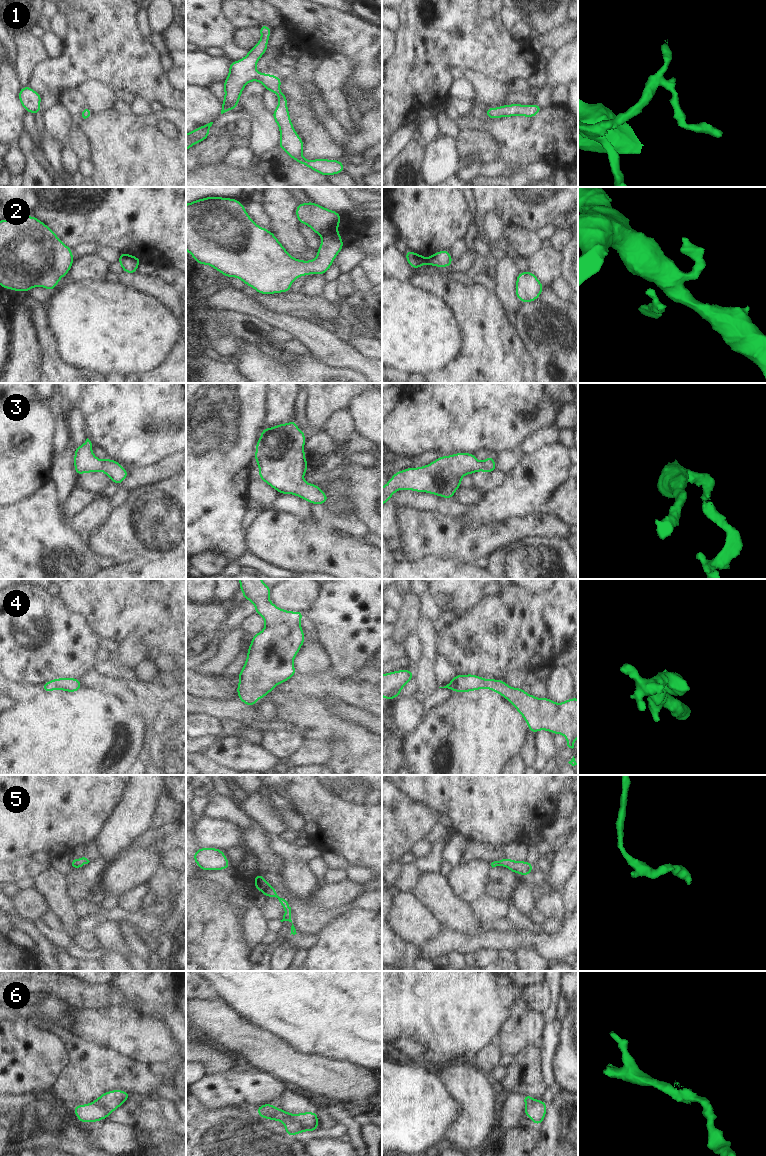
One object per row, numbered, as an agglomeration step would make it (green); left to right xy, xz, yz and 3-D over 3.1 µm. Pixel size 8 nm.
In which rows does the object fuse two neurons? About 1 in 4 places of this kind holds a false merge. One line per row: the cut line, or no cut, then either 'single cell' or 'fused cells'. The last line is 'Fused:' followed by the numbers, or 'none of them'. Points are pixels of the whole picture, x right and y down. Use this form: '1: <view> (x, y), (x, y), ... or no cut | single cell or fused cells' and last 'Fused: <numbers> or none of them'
1: no cut | single cell
2: xz (336, 230), (330, 236), (322, 237) | fused cells
3: no cut | single cell
4: no cut | single cell
5: no cut | single cell
6: xz (284, 1111), (306, 1130) | fused cells
Fused: 2, 6

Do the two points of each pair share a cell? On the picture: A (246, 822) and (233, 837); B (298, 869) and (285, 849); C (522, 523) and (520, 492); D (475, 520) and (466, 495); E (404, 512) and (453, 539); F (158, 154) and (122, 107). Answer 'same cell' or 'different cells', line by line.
A: different cells
B: different cells
C: different cells
D: different cells
E: same cell
F: different cells

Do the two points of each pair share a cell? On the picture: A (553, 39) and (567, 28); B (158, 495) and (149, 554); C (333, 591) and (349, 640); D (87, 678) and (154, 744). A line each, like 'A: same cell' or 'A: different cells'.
A: same cell
B: same cell
C: same cell
D: same cell

